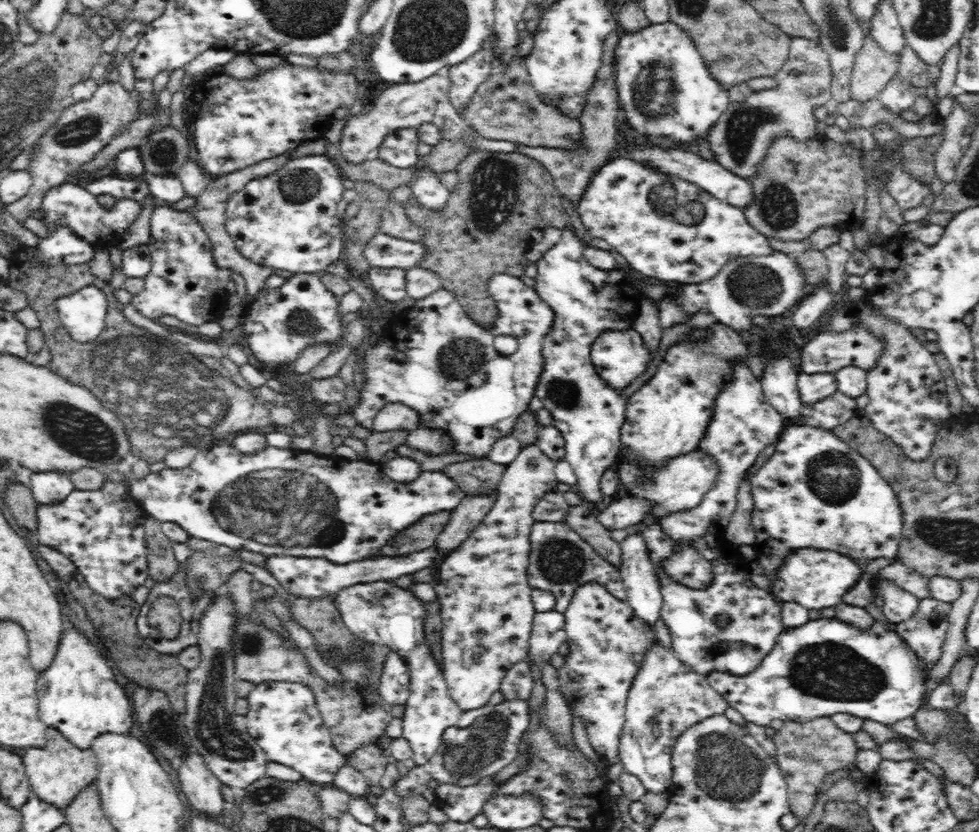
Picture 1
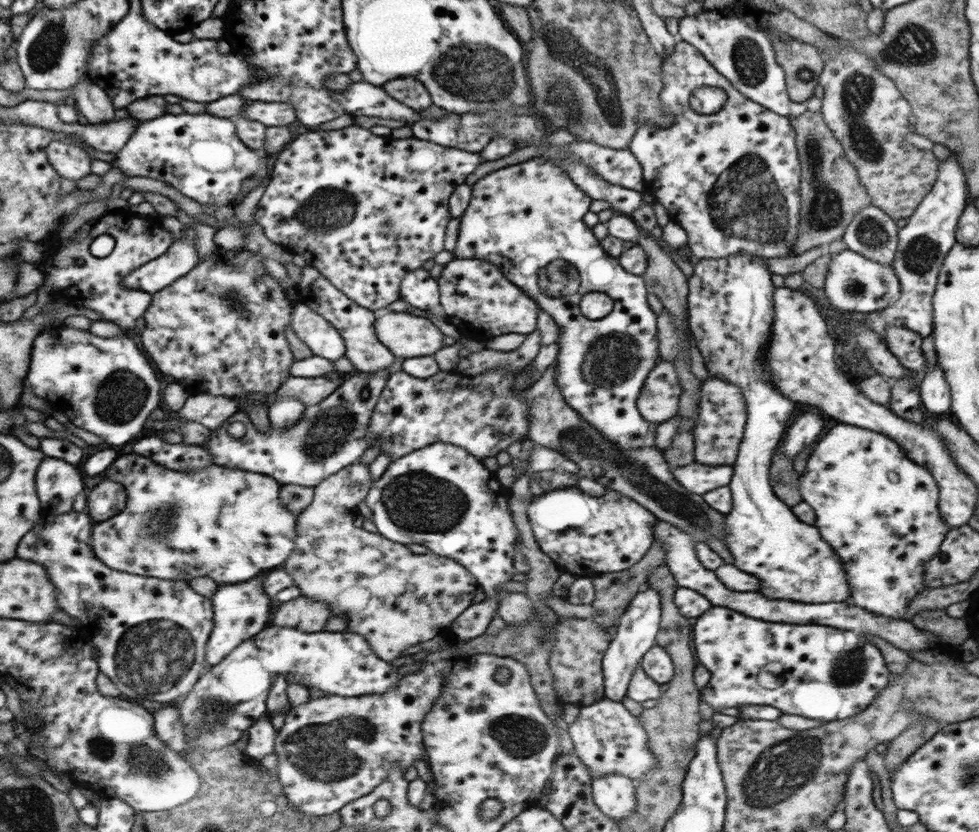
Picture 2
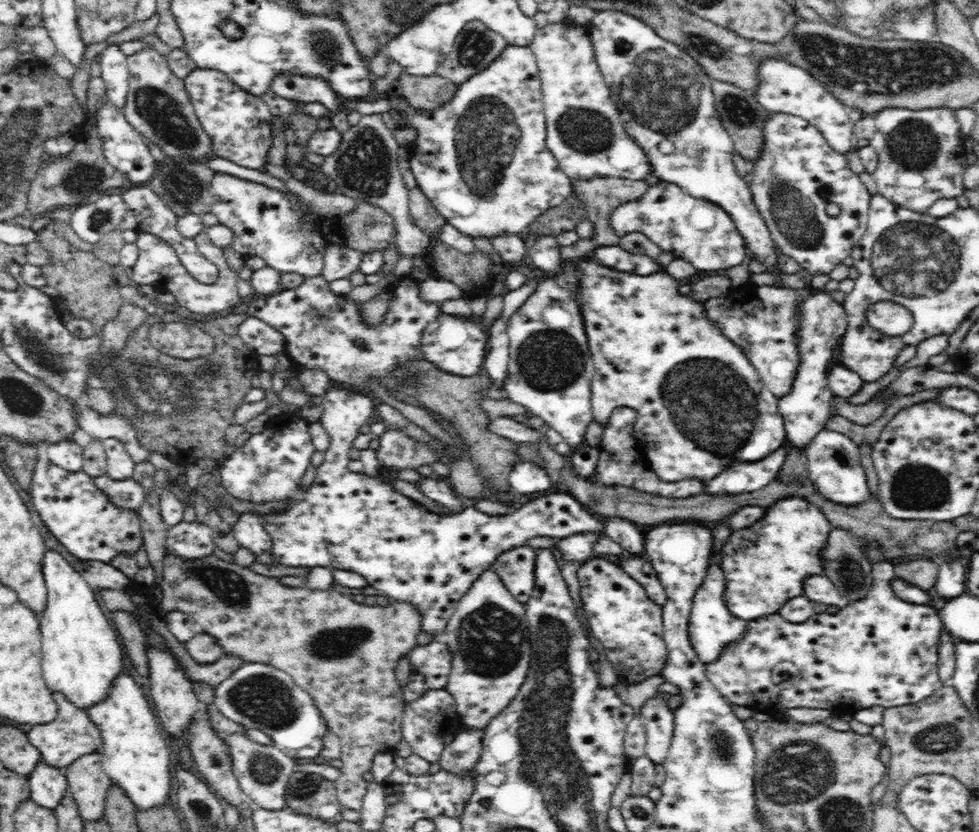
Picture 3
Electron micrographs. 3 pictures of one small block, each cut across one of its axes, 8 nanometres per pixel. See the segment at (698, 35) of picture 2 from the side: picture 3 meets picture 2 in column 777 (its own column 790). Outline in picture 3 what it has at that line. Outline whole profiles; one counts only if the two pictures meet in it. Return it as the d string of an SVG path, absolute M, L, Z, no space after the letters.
M768 57L760 63L757 77L759 83L753 93L760 106L770 113L788 113L806 119L818 127L830 147L837 153L845 153L852 149L854 125L848 107L836 99L828 88L806 69L790 63L784 57Z

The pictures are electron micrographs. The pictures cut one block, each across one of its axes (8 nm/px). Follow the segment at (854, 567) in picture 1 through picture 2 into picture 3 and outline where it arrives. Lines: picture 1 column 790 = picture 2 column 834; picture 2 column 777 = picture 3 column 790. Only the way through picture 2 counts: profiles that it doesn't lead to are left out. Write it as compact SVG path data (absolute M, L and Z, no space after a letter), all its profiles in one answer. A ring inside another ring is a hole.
M816 291L798 306L799 365L792 388L778 399L778 410L784 419L786 446L805 451L818 432L825 429L831 419L834 394L828 387L830 362L837 356L838 343L847 330L847 315L843 304L833 300L829 293ZM785 497L765 507L764 516L748 528L733 531L728 542L721 548L719 567L725 576L723 601L730 614L751 621L779 610L795 596L803 595L802 584L807 576L822 575L823 562L819 552L827 543L832 528L820 507L800 497Z

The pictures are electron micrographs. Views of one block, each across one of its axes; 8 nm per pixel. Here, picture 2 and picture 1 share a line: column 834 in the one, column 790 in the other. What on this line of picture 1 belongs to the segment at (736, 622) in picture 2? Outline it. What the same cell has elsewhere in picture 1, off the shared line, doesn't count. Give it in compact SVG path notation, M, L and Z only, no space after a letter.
M836 617L810 619L810 622L806 622L804 626L800 625L800 628L786 628L786 630L783 630L780 633L774 649L762 660L762 664L756 668L756 672L750 672L748 676L730 676L730 674L726 674L726 672L712 672L712 674L708 676L708 681L712 684L712 689L715 689L716 692L724 697L729 707L740 712L740 715L744 716L744 719L748 723L759 725L762 728L766 725L770 725L772 720L776 719L782 721L808 722L813 719L819 719L820 717L832 717L837 713L845 713L856 716L857 718L879 722L890 729L896 722L913 717L921 708L923 699L926 698L927 682L929 679L929 675L924 675L924 671L922 671L924 664L920 663L920 659L916 657L916 653L910 649L908 643L900 639L898 633L895 631L895 625L892 622L890 623L891 627L886 629L884 623L879 623L874 620L874 624L872 624L868 630L860 630L859 628L854 628L851 624L838 620Z

